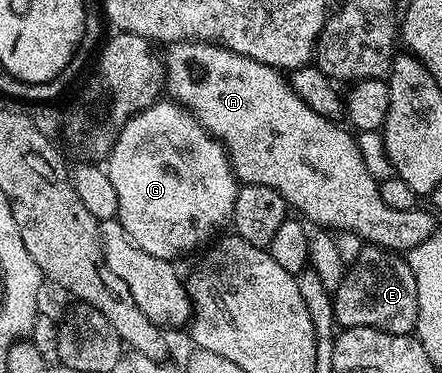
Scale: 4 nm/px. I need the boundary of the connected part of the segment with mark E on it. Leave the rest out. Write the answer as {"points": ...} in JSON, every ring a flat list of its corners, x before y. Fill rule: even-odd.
{"points":[[364,245,351,268,342,275,341,284,334,289,333,316,334,321,346,328,375,328,397,335,410,335,415,328,418,316,416,280,408,261,398,253,377,245]]}

